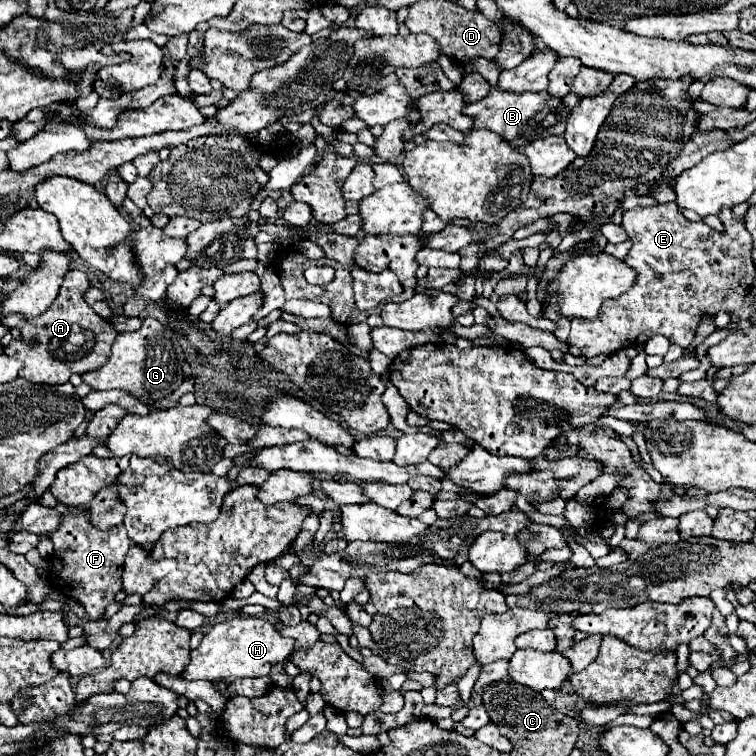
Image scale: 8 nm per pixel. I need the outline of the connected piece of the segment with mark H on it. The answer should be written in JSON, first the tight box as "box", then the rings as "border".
{"box":[179,617,293,681],"border":[[[231,617],[215,623],[203,637],[201,645],[191,651],[191,661],[179,677],[185,681],[205,679],[237,679],[237,677],[265,677],[271,667],[293,653],[293,641],[283,637],[269,621],[259,617]]]}

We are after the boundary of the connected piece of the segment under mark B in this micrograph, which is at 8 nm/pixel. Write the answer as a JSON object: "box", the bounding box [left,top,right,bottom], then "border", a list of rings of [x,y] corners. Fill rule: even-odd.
{"box":[463,87,571,149],"border":[[[497,87],[489,91],[487,97],[483,97],[477,103],[471,103],[463,109],[469,117],[475,119],[473,129],[489,129],[497,135],[501,135],[513,149],[519,149],[535,137],[549,137],[549,135],[563,135],[565,121],[571,113],[571,109],[561,109],[561,99],[547,97],[547,93],[503,93]]]}

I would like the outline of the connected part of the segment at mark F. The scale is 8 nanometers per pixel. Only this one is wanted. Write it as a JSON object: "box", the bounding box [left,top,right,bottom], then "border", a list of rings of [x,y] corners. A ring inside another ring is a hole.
{"box":[49,511,131,621],"border":[[[89,511],[83,515],[63,515],[63,525],[51,533],[55,551],[49,559],[49,583],[55,591],[77,601],[85,609],[87,617],[95,621],[121,591],[121,567],[123,557],[131,547],[131,539],[127,537],[127,529],[123,529],[123,525],[109,531],[91,527],[87,513]]]}

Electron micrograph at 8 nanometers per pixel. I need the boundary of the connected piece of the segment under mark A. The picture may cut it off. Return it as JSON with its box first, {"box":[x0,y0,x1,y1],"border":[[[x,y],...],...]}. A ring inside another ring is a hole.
{"box":[2,269,117,385],"border":[[[71,269],[63,279],[59,295],[43,315],[27,320],[13,314],[2,319],[3,325],[16,327],[23,335],[21,339],[15,339],[11,343],[15,357],[23,361],[23,369],[19,371],[19,377],[31,383],[59,385],[59,383],[67,383],[73,373],[81,375],[81,373],[99,369],[101,365],[107,363],[117,331],[109,321],[99,317],[83,301],[85,289],[89,289],[87,275],[79,269]],[[31,343],[35,345],[31,347]]]}

